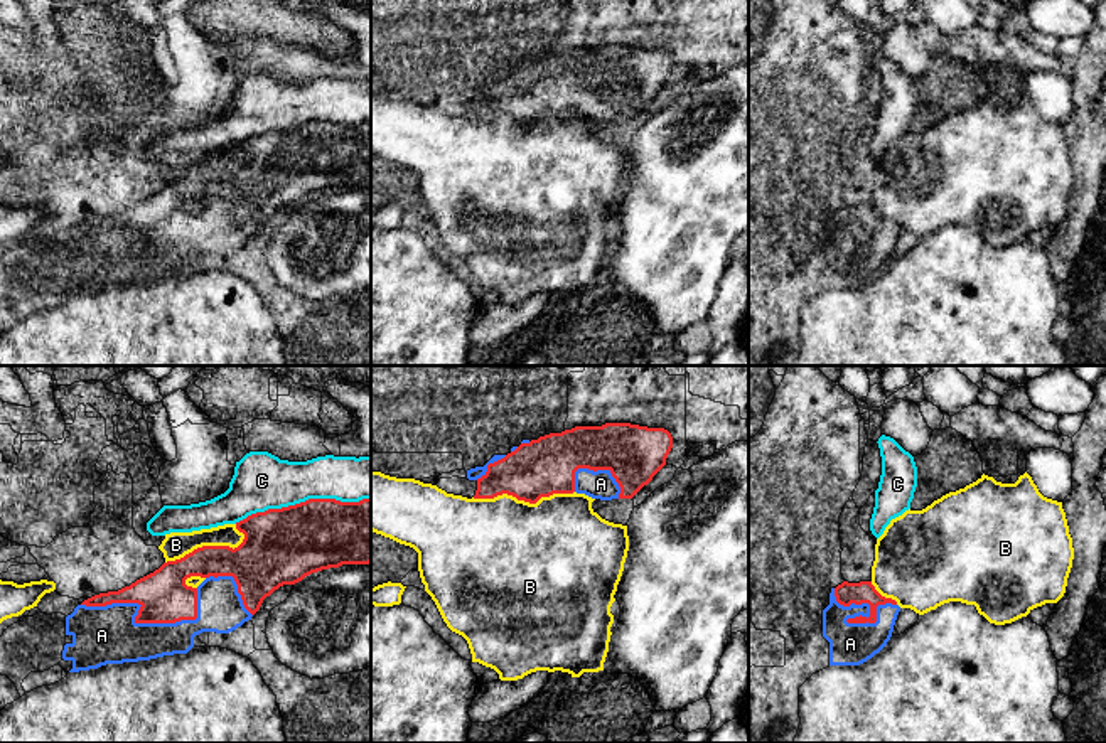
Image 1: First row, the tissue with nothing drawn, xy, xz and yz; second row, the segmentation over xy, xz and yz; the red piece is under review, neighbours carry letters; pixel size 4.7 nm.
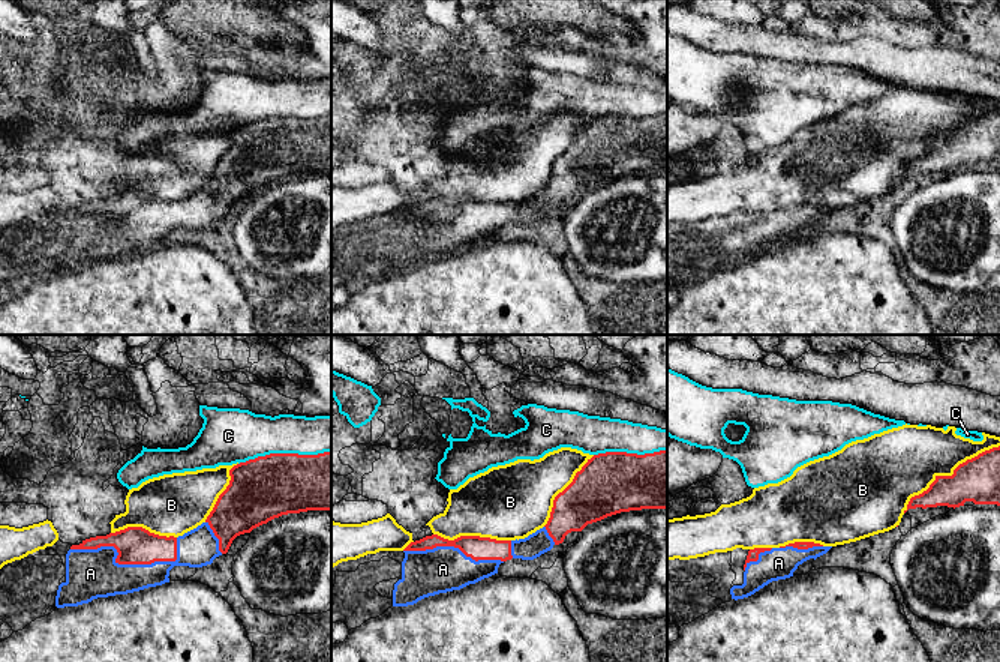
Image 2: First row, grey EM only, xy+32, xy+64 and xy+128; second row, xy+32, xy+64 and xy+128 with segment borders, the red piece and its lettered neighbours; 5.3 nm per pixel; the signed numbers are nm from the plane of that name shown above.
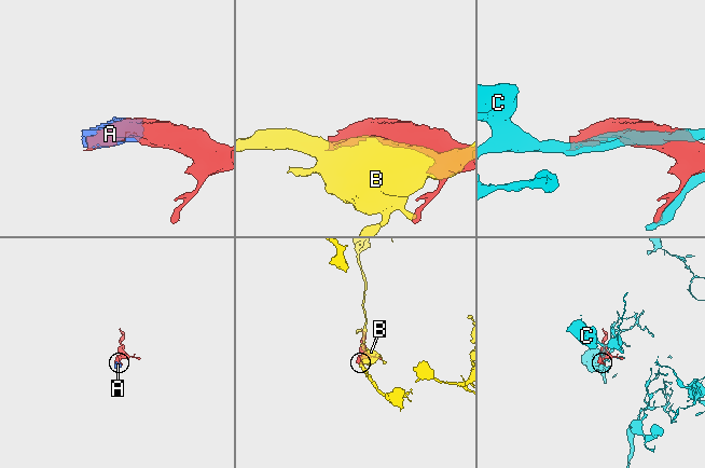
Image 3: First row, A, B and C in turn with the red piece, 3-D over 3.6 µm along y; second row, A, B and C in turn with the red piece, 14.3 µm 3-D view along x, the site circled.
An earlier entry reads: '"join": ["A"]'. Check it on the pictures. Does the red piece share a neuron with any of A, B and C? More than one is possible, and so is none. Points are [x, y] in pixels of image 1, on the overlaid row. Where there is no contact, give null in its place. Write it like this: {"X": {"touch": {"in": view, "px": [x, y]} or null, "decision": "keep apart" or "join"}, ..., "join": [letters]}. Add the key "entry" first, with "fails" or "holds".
{"entry": "holds", "A": {"touch": {"in": "xy", "px": [144, 622]}, "decision": "join"}, "B": {"touch": {"in": "xz", "px": [523, 499]}, "decision": "keep apart"}, "C": {"touch": {"in": "xy", "px": [302, 502]}, "decision": "keep apart"}, "join": ["A"]}

